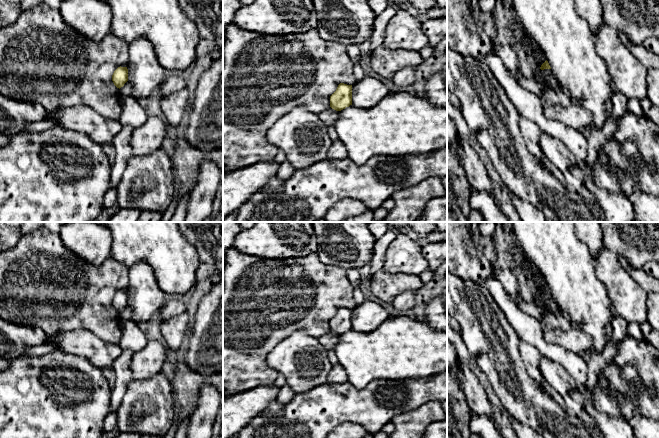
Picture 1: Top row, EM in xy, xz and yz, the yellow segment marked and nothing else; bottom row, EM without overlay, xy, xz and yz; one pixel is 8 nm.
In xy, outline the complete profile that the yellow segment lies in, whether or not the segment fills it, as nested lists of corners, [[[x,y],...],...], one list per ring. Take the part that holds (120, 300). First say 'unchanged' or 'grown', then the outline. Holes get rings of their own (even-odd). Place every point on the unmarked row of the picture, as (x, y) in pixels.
unchanged | [[[118,291],[113,299],[112,305],[117,312],[121,312],[128,305],[128,293],[127,291]]]

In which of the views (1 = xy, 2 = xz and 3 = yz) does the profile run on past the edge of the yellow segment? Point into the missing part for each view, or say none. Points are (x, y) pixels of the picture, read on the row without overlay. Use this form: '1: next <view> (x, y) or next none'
1: next none
2: next none
3: next none

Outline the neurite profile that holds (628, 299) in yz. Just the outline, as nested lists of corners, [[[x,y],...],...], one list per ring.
[[[603,247],[593,258],[596,277],[608,292],[611,309],[615,317],[622,317],[627,323],[642,324],[648,321],[647,298],[648,291],[643,289],[631,275],[621,266],[618,254]]]

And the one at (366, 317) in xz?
[[[366,299],[352,309],[352,329],[368,333],[379,327],[389,317],[379,304]]]

